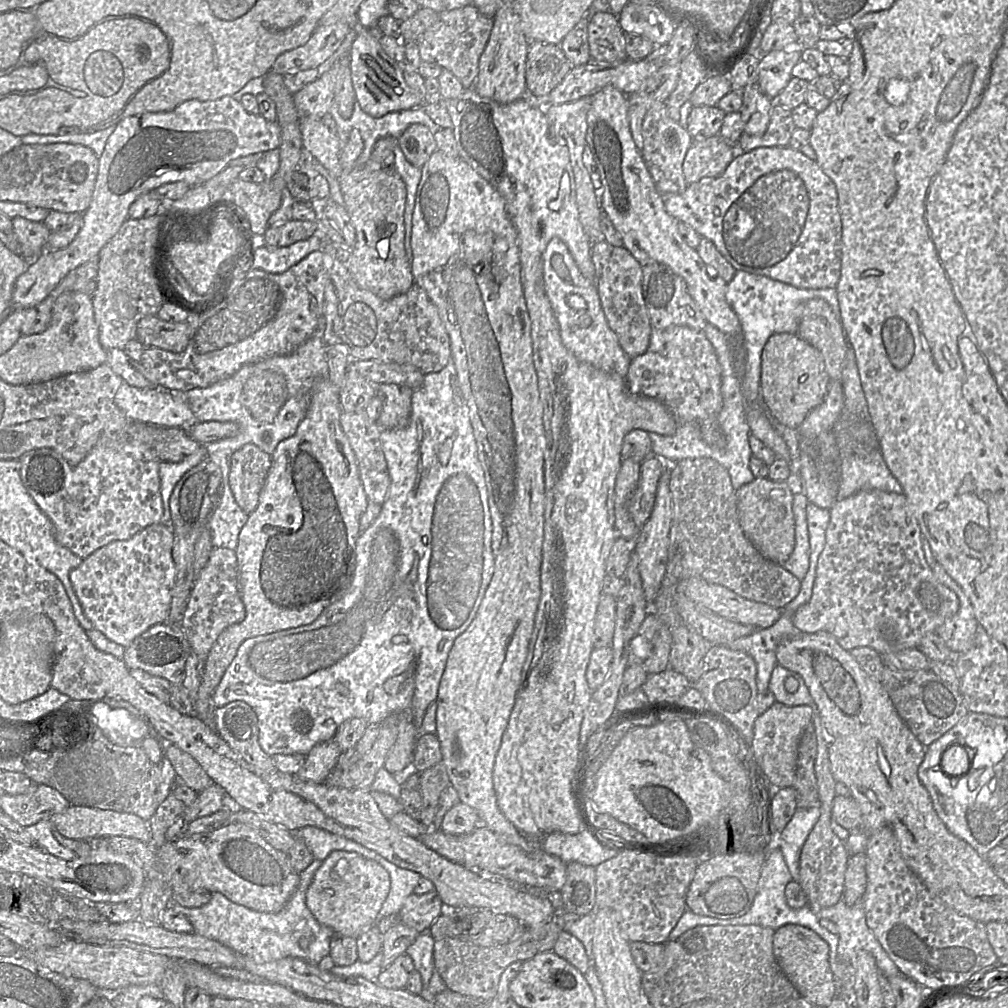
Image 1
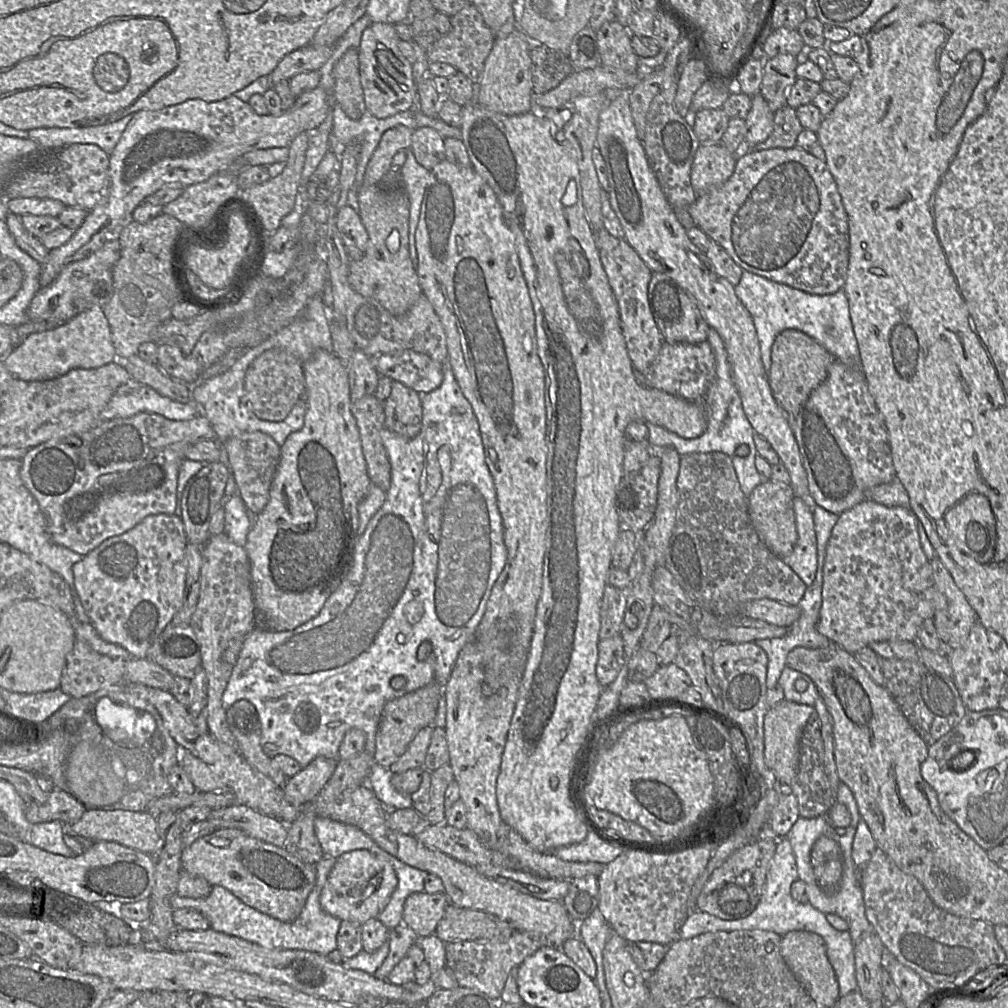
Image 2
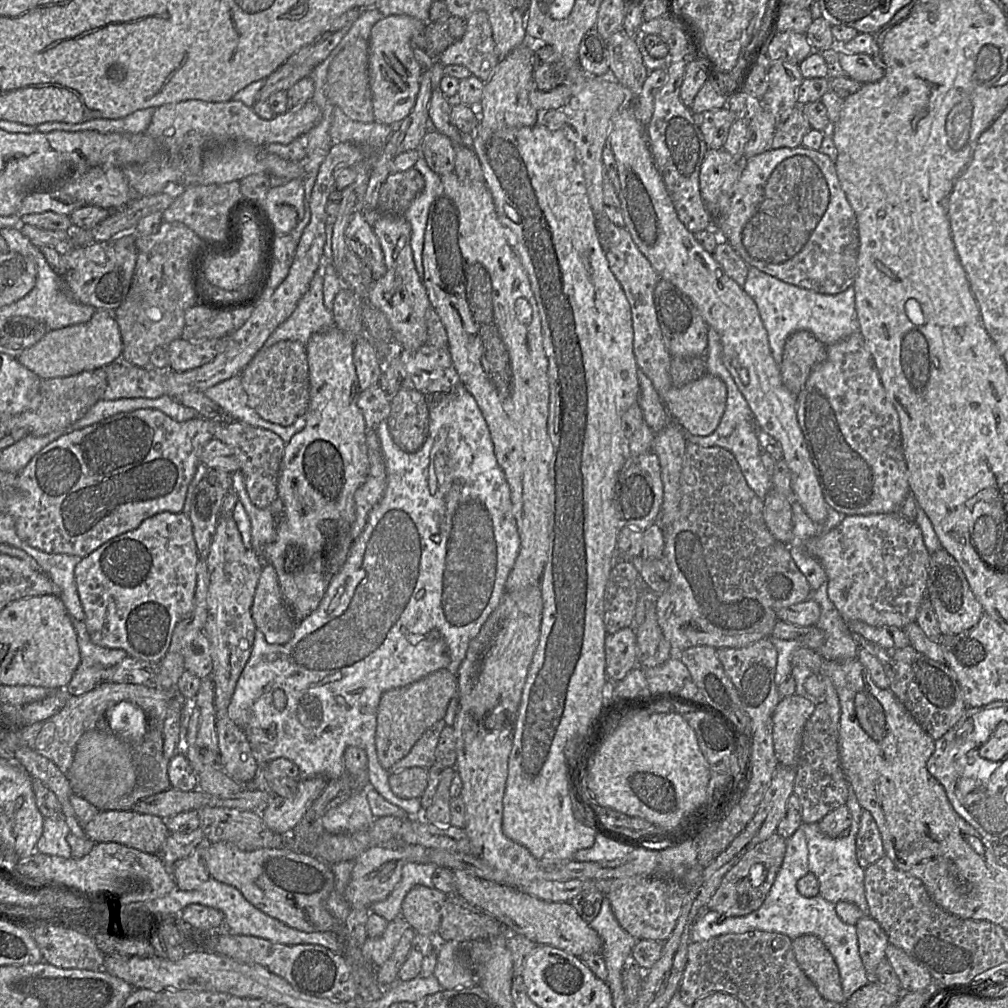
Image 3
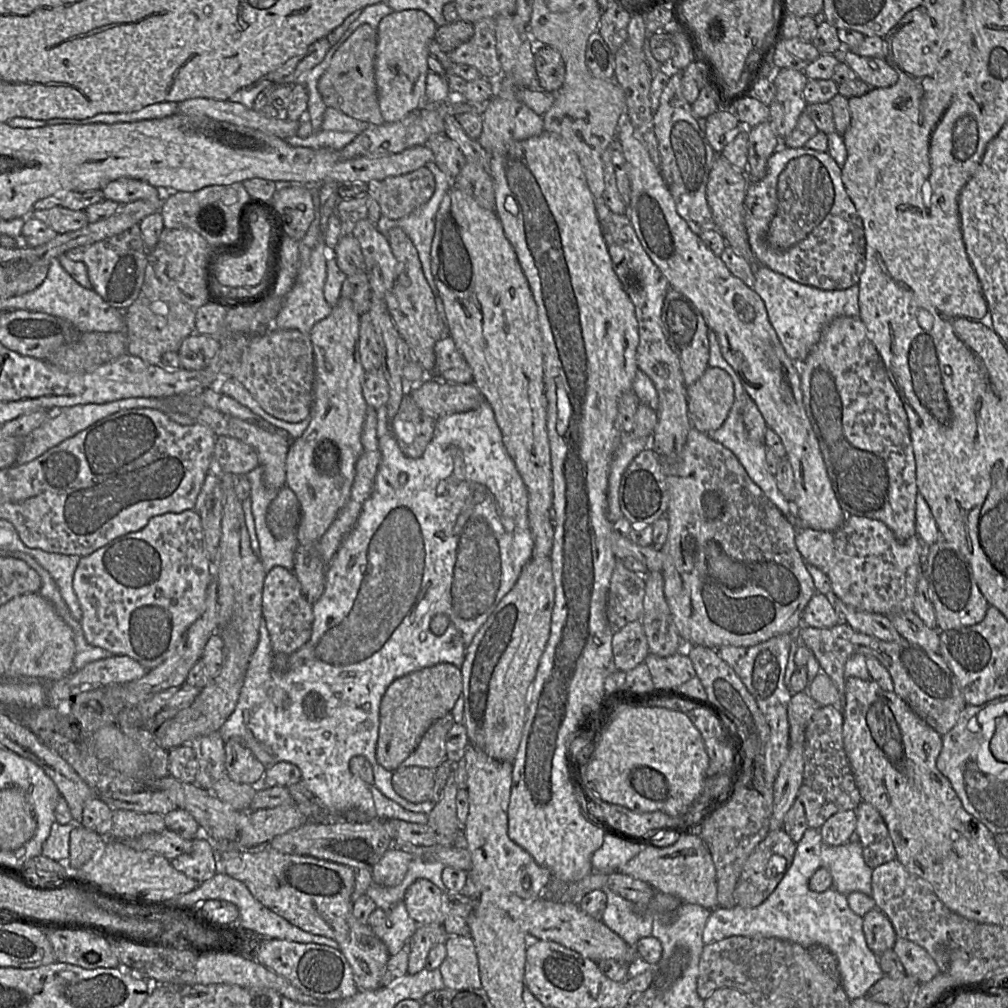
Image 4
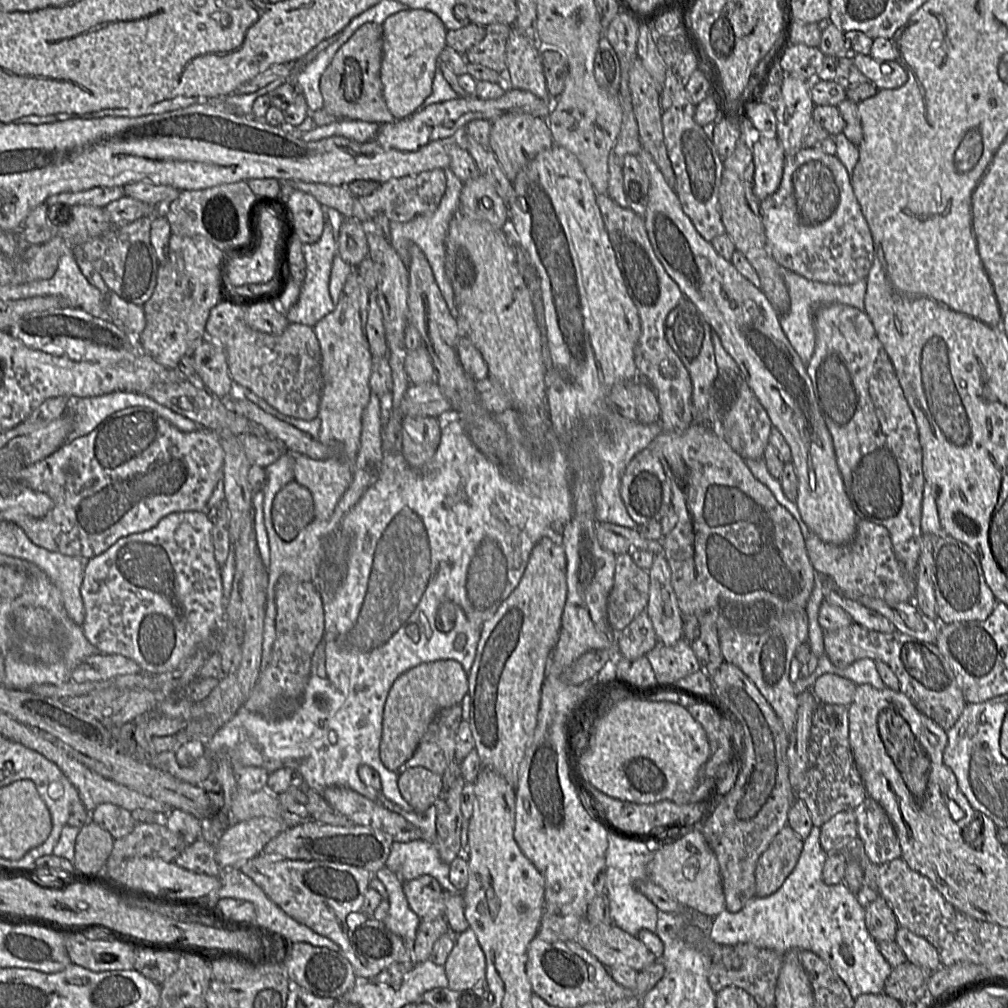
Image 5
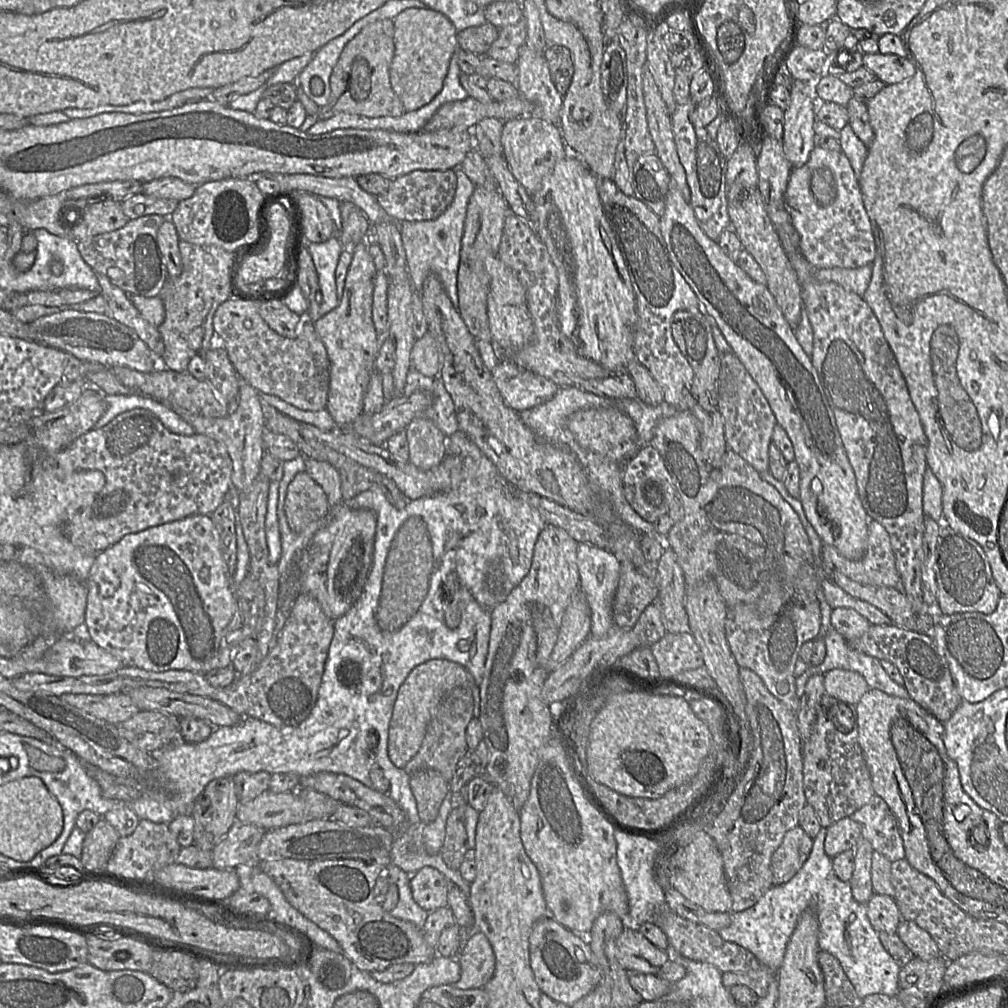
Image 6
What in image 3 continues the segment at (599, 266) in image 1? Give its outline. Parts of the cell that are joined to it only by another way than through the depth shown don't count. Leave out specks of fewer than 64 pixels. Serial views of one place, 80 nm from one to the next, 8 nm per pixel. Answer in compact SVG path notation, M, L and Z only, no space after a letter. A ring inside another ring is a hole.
M603 213L596 216L596 229L610 270L621 284L631 307L634 332L633 351L638 369L641 369L652 381L661 396L661 393L665 393L666 390L673 387L670 376L673 356L665 345L654 304L654 290L661 277L638 249L625 227L616 226Z

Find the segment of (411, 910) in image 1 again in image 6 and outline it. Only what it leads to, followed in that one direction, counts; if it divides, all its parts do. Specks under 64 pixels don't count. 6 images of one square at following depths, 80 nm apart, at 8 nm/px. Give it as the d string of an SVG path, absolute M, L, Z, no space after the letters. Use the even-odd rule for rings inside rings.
M425 866L410 876L413 900L427 912L447 906L448 879L437 869Z

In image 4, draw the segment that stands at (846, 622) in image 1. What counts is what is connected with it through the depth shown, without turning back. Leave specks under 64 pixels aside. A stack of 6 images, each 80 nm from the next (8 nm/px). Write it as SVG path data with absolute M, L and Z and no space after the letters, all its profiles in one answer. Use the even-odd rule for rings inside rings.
M847 516L843 525L835 531L797 530L795 541L805 562L817 567L829 578L832 592L846 605L885 616L914 609L925 554L925 546L918 535L900 542L878 520Z

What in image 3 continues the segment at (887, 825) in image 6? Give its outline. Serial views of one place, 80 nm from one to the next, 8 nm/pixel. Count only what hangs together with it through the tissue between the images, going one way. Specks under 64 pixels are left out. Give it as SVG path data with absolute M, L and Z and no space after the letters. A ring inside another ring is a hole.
M864 809L861 812L860 826L856 836L856 855L863 869L885 855L878 826L871 813Z

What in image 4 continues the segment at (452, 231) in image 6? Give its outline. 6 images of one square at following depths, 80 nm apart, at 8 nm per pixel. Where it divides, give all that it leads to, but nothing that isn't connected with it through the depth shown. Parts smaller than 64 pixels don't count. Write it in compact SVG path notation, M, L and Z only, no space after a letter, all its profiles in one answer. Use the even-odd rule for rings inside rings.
M434 162L427 163L425 167L433 173L436 183L435 192L430 200L401 219L391 220L382 215L376 228L385 236L394 227L401 228L407 234L418 251L423 273L437 297L430 256L435 233L435 216L444 195L453 186L454 179L449 178Z

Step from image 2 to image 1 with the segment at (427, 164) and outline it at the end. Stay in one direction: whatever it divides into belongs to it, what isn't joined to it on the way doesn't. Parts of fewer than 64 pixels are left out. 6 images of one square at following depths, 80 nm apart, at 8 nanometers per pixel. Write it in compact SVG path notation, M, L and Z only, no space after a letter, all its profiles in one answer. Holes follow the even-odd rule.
M412 124L398 138L397 147L413 166L422 168L438 150L434 133L425 125Z

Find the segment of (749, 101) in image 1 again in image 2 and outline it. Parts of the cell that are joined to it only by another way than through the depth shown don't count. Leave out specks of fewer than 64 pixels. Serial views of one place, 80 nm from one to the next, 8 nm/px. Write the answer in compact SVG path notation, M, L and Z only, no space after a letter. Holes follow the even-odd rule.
M758 93L752 97L751 109L745 118L747 126L746 148L765 141L773 131L774 112L767 101Z

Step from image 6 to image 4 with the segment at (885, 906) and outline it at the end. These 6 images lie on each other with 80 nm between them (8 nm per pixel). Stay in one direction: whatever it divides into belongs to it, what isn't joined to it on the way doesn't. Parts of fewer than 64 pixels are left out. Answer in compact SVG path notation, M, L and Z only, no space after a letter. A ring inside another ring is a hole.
M877 907L872 908L863 916L863 932L868 947L877 956L893 948L897 939L891 921Z

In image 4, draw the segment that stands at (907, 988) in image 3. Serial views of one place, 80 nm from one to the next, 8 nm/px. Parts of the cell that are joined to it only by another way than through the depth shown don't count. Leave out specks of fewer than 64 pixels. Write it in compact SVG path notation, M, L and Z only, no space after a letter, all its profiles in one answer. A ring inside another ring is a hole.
M897 937L893 950L903 964L906 975L916 978L918 983L928 982L940 972L929 953L910 940Z

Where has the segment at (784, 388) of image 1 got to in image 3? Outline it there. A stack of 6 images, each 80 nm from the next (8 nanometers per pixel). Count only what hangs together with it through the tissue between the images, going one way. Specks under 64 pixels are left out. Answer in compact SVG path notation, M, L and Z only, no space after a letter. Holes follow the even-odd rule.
M800 330L790 334L778 364L783 385L797 395L813 369L825 360L826 354L826 346L810 332Z

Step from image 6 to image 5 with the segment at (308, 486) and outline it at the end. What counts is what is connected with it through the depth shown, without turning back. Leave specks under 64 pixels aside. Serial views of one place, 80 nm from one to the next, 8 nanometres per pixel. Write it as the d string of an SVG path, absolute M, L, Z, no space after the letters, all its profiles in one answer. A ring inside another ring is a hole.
M295 480L290 481L273 500L271 508L273 528L283 541L291 541L315 520L311 492Z

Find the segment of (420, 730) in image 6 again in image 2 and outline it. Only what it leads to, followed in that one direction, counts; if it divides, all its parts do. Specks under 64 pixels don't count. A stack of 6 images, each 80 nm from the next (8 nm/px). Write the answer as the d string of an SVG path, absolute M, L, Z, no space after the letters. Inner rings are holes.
M433 681L385 703L376 733L374 762L389 768L406 751L409 743L422 728L433 726L443 690L441 685Z

